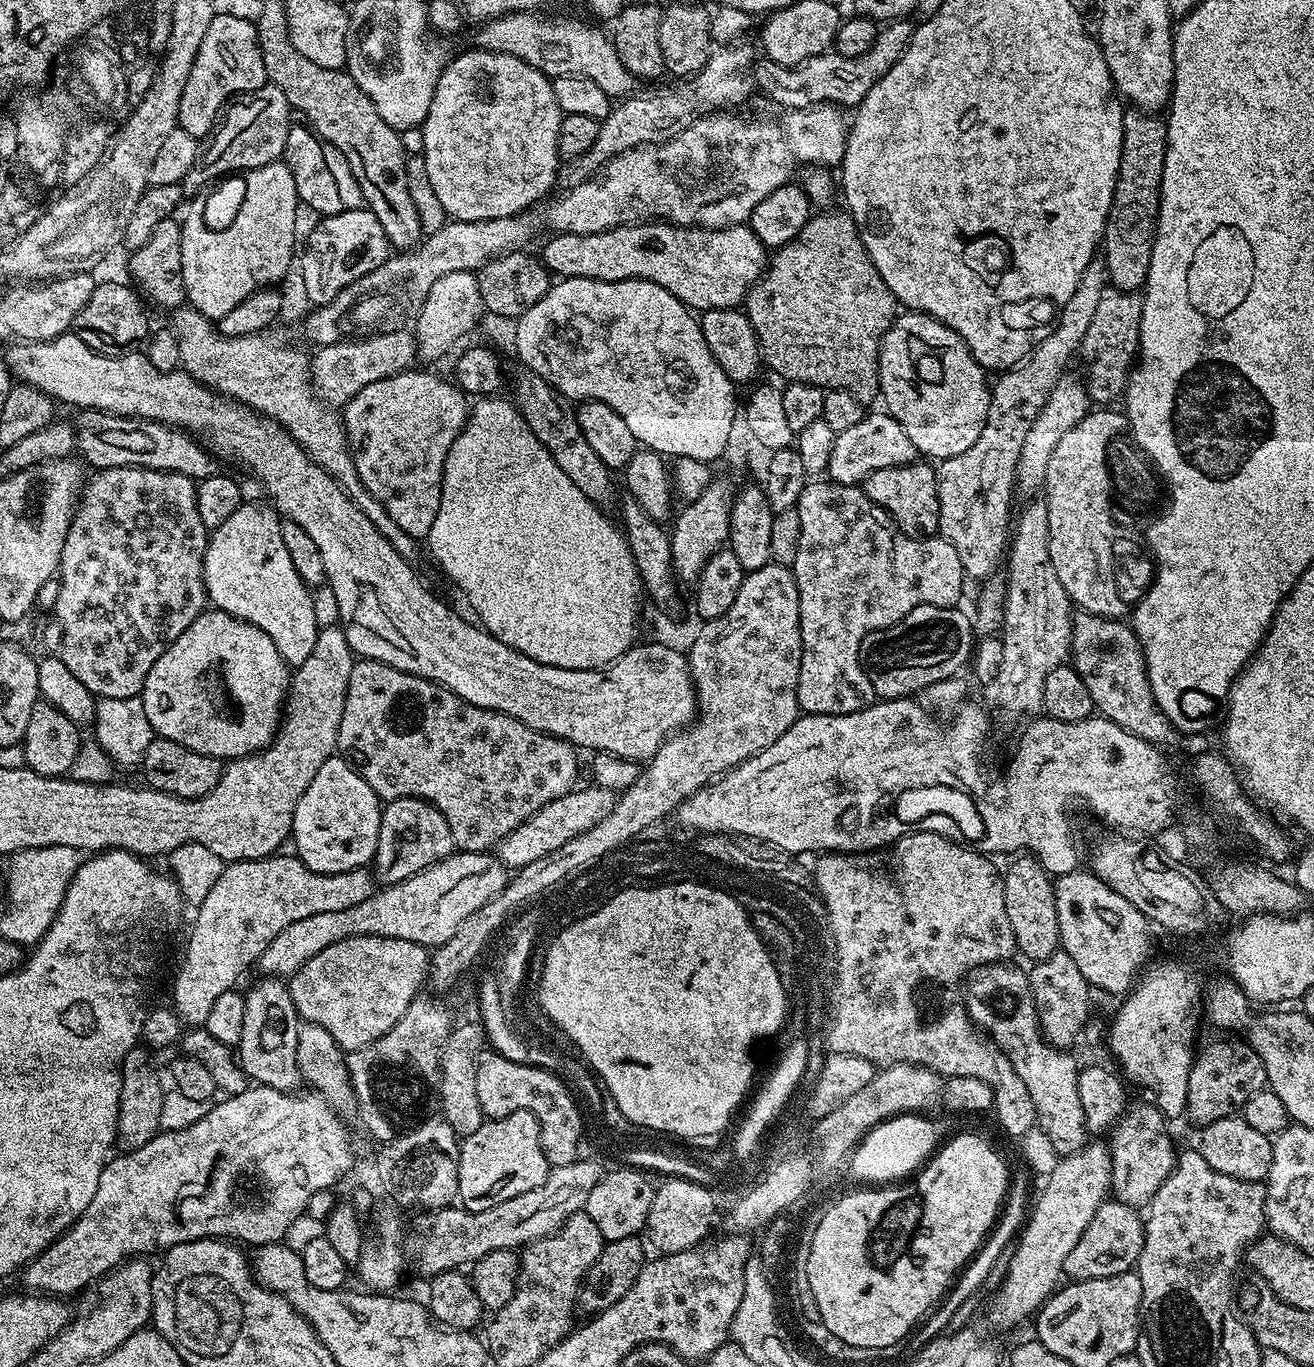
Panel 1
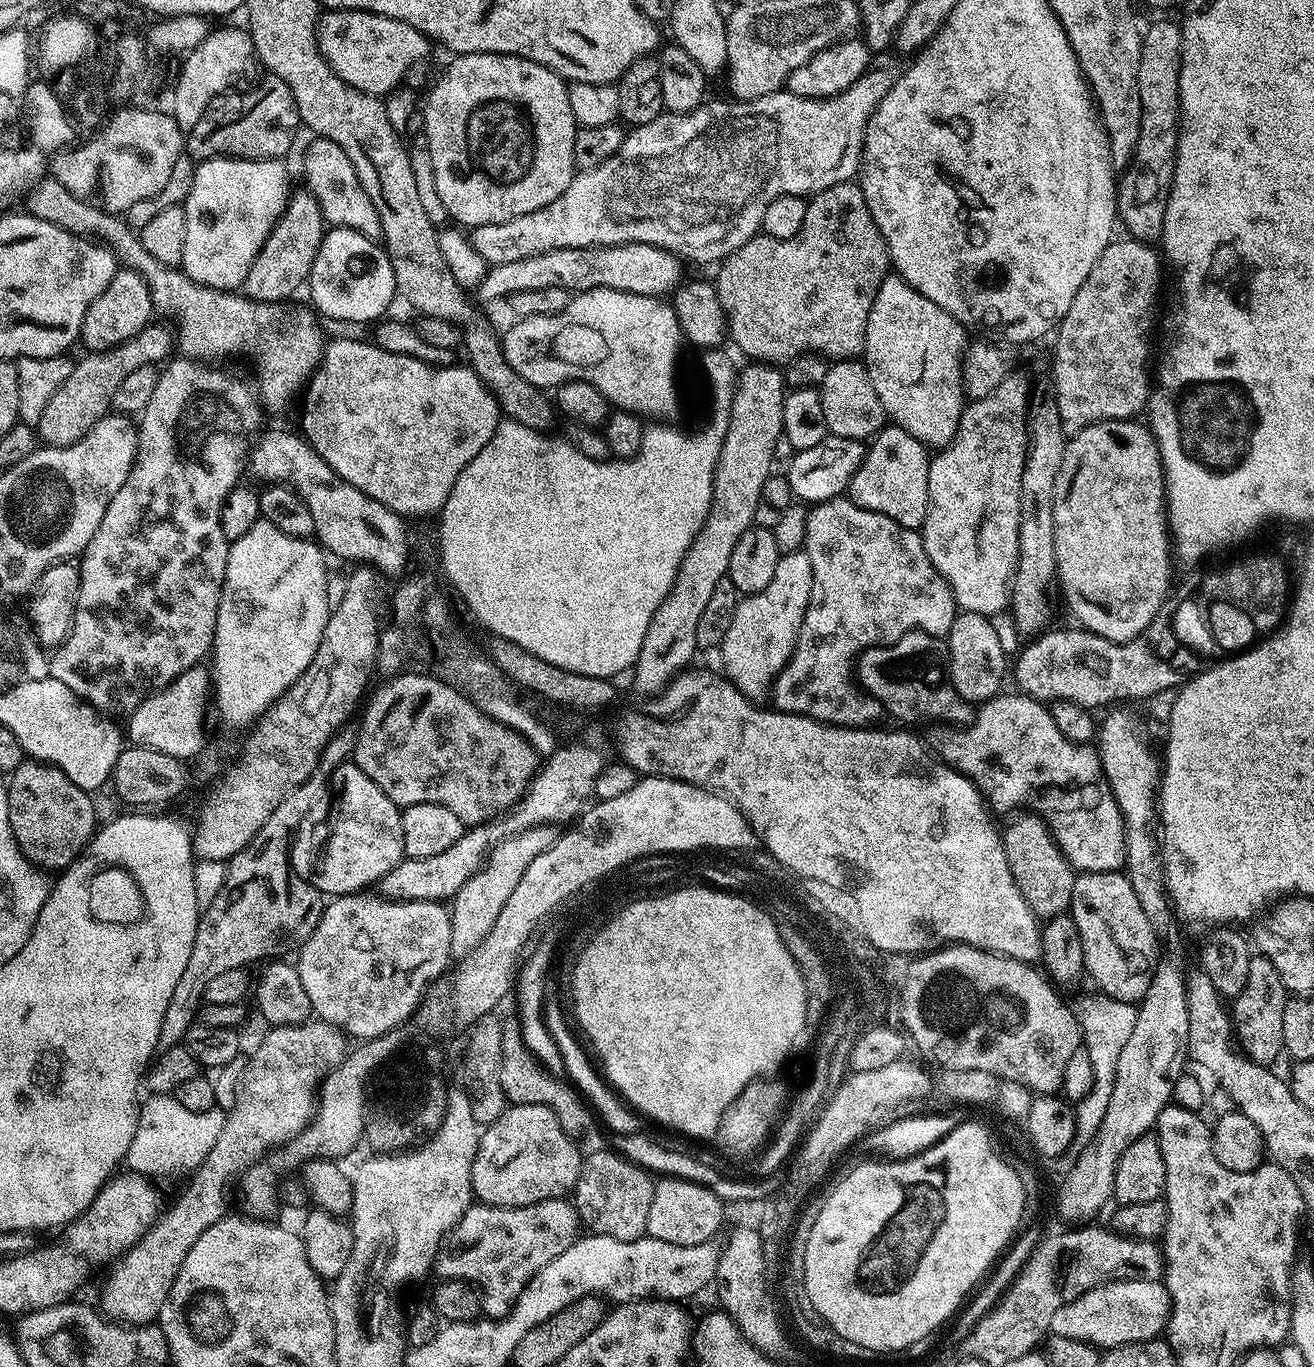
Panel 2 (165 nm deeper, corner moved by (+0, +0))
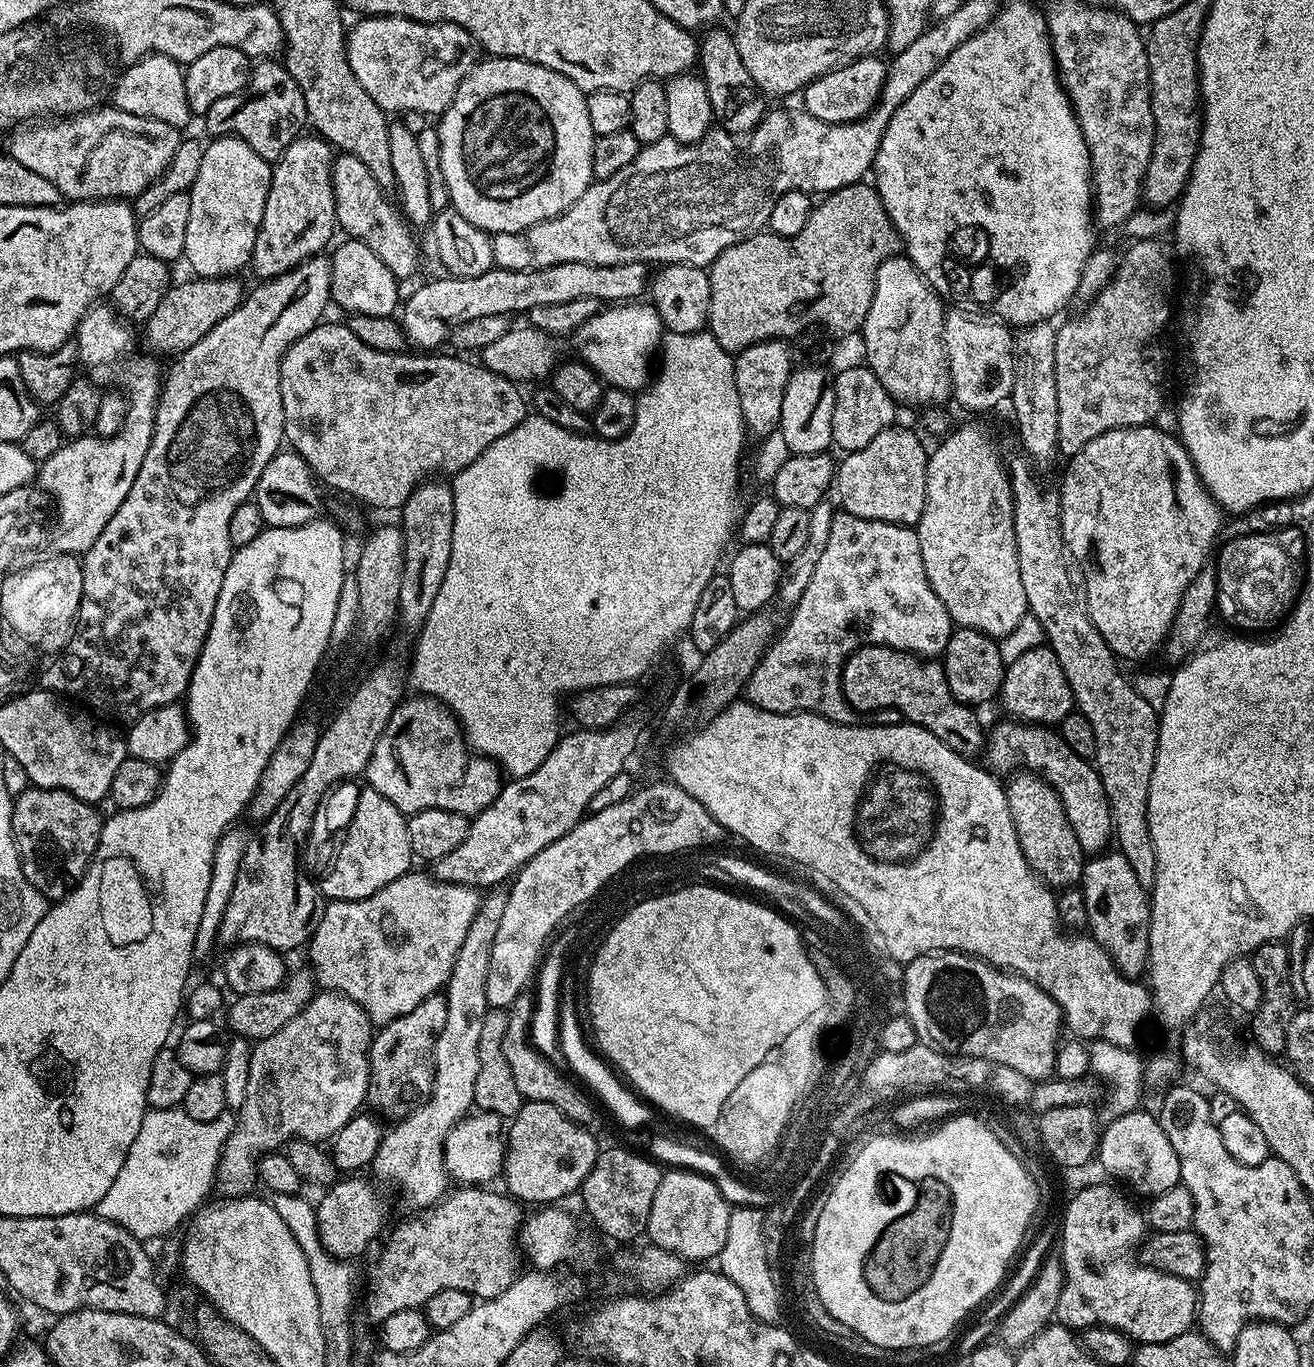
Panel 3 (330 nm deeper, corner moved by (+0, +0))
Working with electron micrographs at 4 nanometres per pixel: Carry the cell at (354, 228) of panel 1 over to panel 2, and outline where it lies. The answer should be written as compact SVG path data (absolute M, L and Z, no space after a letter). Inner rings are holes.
M332 226L325 231L322 246L318 246L314 266L306 281L306 292L312 295L311 307L321 317L369 325L385 315L397 291L394 270L383 247L361 232Z

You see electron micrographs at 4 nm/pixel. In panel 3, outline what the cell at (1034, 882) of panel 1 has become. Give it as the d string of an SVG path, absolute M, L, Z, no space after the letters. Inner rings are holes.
M1020 770L1007 781L1004 793L1014 818L1018 844L1029 866L1053 890L1067 890L1084 878L1086 853L1078 846L1078 834L1070 826L1070 818L1062 806L1062 798L1035 772Z

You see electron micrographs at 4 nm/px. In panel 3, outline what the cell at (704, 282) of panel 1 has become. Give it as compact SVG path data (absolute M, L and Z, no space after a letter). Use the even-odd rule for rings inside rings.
M564 262L558 266L546 266L542 270L506 270L492 267L486 274L478 274L478 278L462 278L448 276L444 280L432 280L412 292L412 297L402 304L402 327L409 345L417 344L420 350L436 350L440 343L450 336L450 326L470 322L472 318L483 315L527 314L534 306L554 306L557 302L574 302L574 298L594 298L601 302L632 302L645 295L650 284L650 268L648 264L626 262L618 266L594 266L586 262Z

